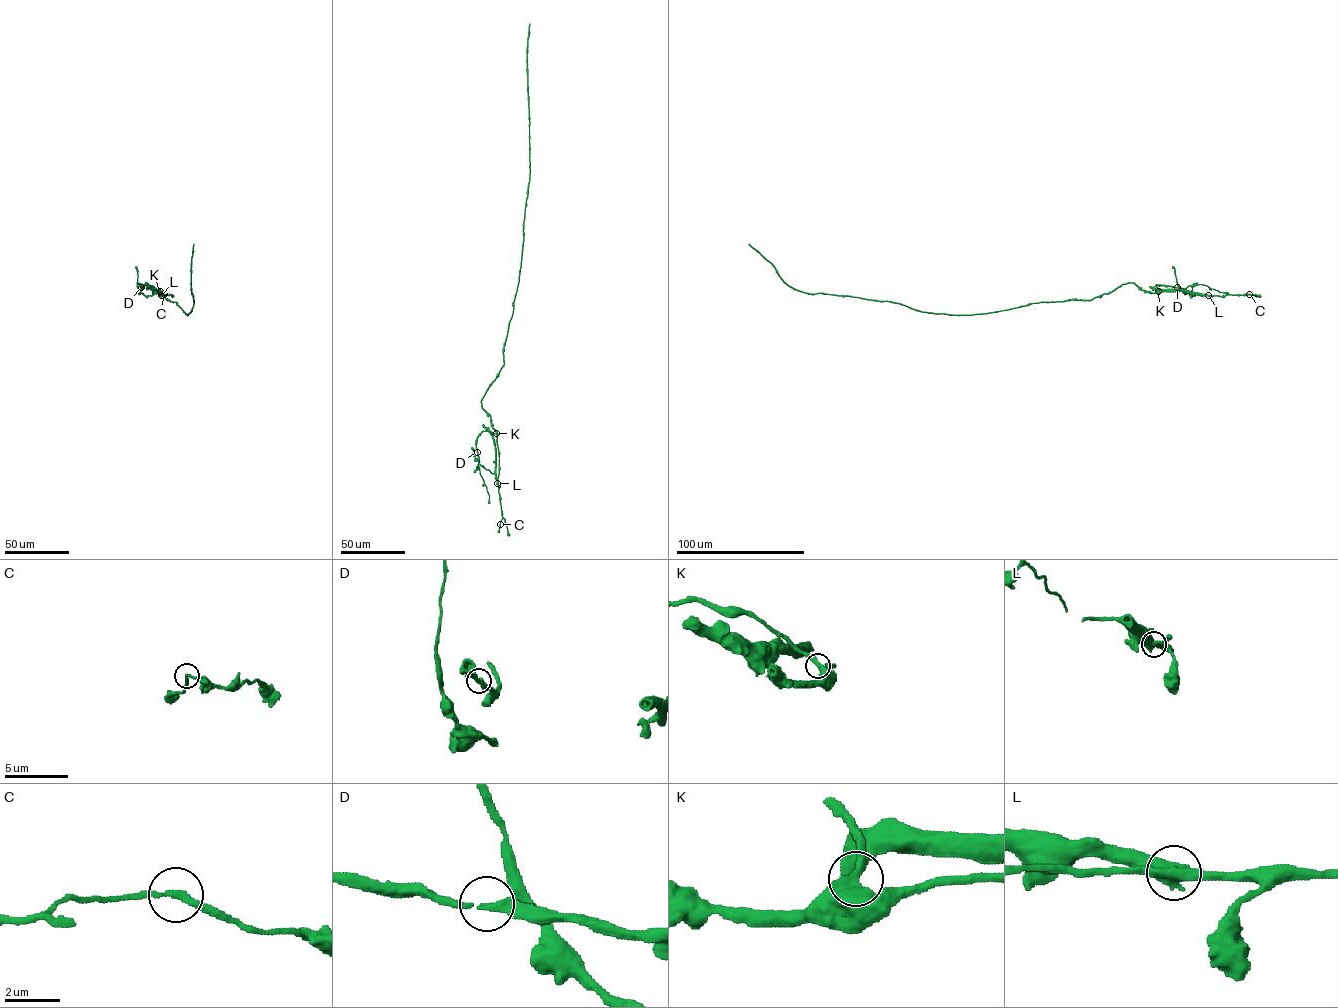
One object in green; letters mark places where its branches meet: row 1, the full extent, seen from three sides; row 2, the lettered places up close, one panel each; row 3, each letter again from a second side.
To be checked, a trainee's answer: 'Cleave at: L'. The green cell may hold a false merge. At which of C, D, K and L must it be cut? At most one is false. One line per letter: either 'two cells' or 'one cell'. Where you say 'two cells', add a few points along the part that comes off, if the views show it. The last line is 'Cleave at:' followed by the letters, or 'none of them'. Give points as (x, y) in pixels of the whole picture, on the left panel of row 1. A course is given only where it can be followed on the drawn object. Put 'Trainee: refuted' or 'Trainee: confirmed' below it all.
C: one cell
D: one cell
K: one cell
L: two cells; foreign part runs (161, 295), (155, 293), (145, 295), (138, 290), (135, 266)
Cleave at: L
Trainee: confirmed

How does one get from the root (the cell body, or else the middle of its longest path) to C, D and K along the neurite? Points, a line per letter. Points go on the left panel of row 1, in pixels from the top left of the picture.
C: (181, 309), (176, 302), (155, 293), (145, 283), (157, 293), (163, 291), (163, 296), (166, 295), (164, 294)
D: (181, 309), (176, 302), (155, 293), (147, 283), (160, 292), (148, 285), (141, 287)
K: (181, 309), (176, 302), (155, 293), (145, 283), (157, 293), (160, 291)

